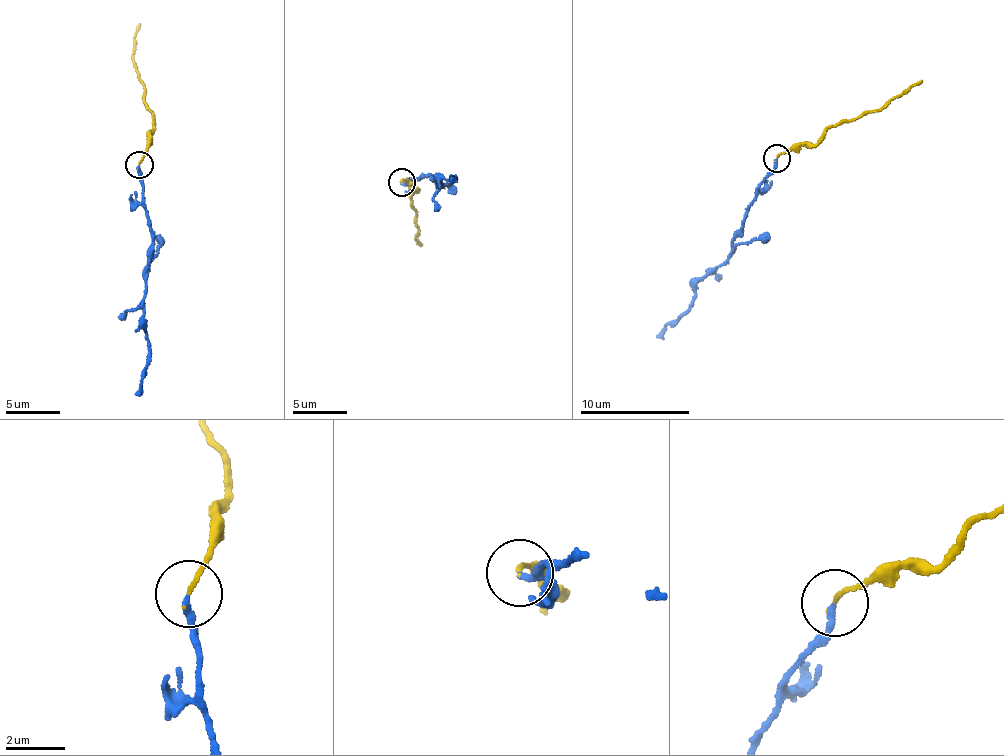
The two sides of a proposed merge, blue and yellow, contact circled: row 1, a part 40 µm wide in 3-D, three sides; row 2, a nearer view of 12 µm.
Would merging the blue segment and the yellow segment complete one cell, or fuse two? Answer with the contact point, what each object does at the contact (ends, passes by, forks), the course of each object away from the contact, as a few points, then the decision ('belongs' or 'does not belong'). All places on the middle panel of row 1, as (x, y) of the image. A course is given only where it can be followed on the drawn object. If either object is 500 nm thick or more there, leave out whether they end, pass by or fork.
(401, 182) | blue ends | yellow ends | blue via (402, 183), (407, 186), (409, 180), (426, 175), (445, 187), (440, 180), (449, 180) | yellow via (402, 183), (417, 188), (410, 196), (418, 235), (414, 239), (422, 244) | does not belong

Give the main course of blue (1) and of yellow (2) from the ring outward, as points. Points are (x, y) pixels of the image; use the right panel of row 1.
1: (778, 159), (747, 213), (743, 233), (732, 241), (728, 263), (699, 281), (688, 311), (657, 335)
2: (778, 159), (816, 143), (827, 127), (884, 107), (891, 98), (923, 80)

